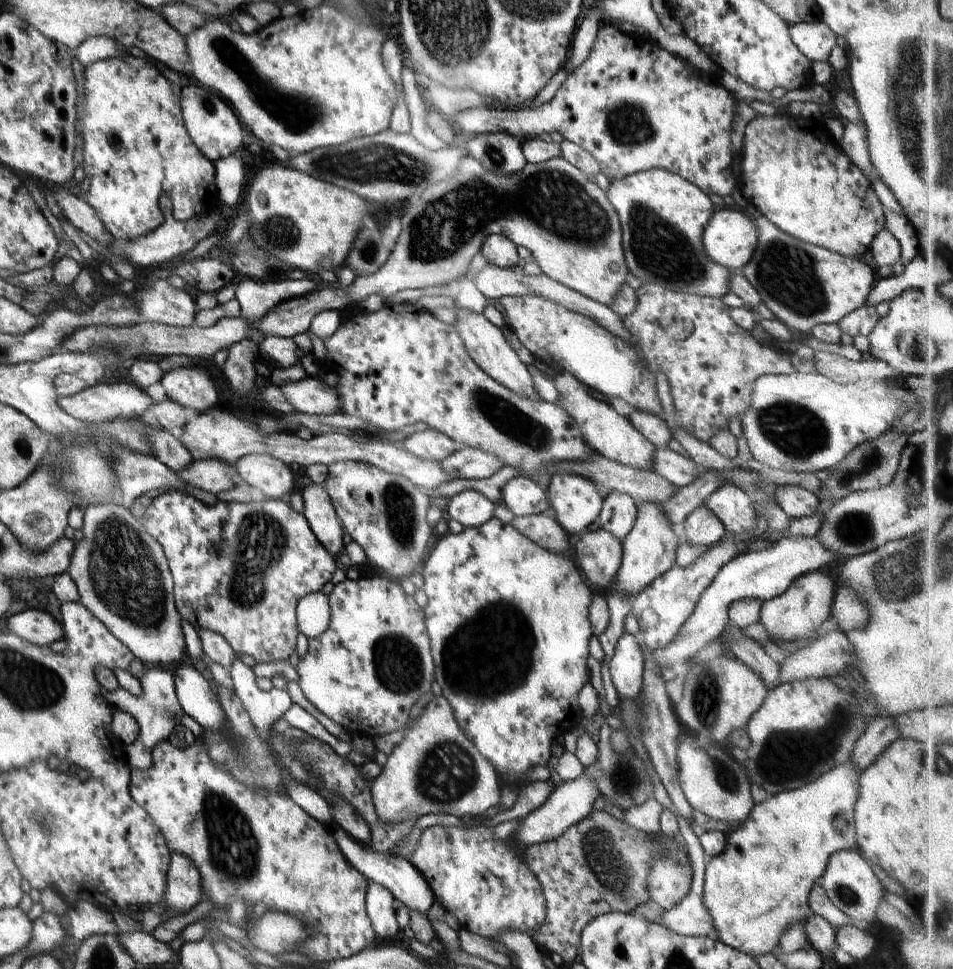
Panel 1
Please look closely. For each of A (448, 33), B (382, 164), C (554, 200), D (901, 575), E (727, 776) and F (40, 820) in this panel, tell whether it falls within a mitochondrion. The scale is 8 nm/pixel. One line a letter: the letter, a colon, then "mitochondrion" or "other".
A: mitochondrion
B: mitochondrion
C: mitochondrion
D: mitochondrion
E: mitochondrion
F: mitochondrion

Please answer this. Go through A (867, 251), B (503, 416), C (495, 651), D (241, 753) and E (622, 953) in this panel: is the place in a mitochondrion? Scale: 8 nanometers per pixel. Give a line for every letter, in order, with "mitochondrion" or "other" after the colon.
A: other
B: mitochondrion
C: mitochondrion
D: mitochondrion
E: mitochondrion

